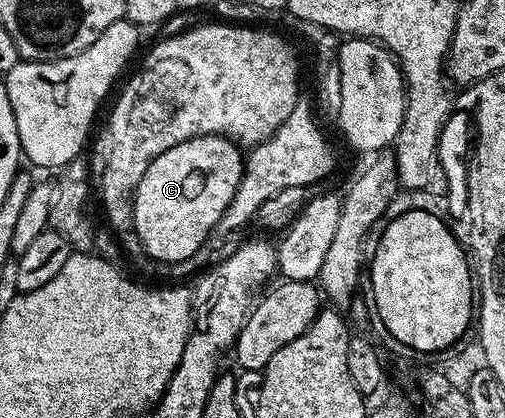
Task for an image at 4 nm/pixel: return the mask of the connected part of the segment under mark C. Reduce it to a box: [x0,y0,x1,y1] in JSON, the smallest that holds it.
[132,135,244,263]

